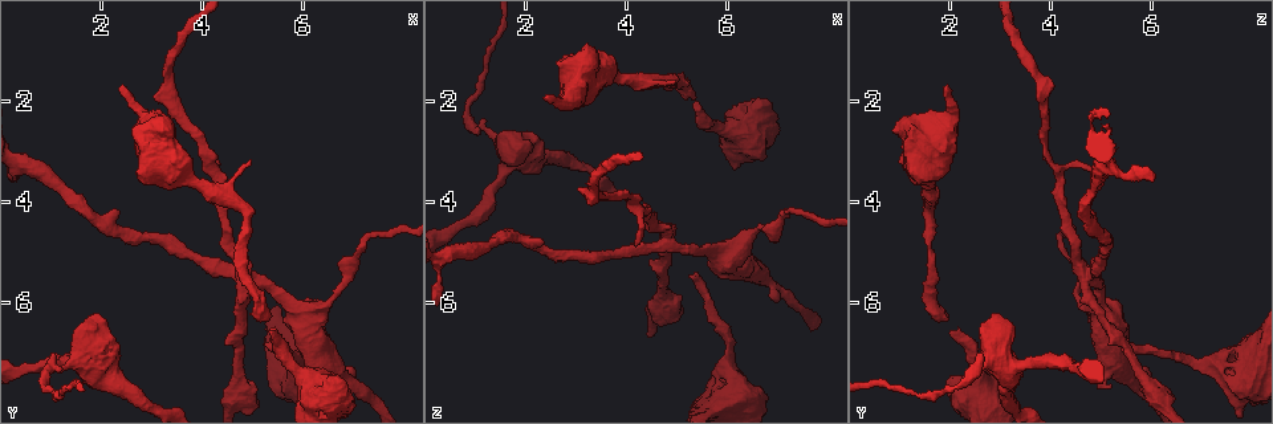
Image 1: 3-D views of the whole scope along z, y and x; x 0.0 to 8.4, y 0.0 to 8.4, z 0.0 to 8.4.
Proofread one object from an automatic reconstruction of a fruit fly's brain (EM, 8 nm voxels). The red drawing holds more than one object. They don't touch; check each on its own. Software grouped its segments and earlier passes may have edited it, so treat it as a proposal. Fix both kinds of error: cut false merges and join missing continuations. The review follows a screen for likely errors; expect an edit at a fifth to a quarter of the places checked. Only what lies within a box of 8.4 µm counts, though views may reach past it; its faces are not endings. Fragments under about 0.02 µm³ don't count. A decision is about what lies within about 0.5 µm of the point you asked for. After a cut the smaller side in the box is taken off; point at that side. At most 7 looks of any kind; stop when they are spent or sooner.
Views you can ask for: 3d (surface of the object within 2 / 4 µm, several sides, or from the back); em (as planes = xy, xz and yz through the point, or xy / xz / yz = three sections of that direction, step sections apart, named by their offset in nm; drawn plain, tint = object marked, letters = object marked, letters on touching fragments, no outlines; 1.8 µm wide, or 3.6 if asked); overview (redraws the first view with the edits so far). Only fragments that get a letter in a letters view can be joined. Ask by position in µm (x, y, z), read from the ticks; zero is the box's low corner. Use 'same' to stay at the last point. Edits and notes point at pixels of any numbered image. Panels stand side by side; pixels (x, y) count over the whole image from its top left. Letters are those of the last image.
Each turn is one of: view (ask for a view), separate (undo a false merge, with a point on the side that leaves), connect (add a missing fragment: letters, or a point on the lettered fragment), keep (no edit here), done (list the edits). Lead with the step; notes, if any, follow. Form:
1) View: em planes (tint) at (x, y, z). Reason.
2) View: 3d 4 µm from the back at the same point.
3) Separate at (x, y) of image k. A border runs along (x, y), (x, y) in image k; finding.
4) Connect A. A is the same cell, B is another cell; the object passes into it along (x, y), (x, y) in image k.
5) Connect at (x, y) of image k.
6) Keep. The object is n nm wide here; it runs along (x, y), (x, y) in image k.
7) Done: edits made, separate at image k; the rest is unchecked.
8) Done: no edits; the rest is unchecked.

View: 3d 4 µm at (4.90, 5.45, 4.85). Sharp bend.

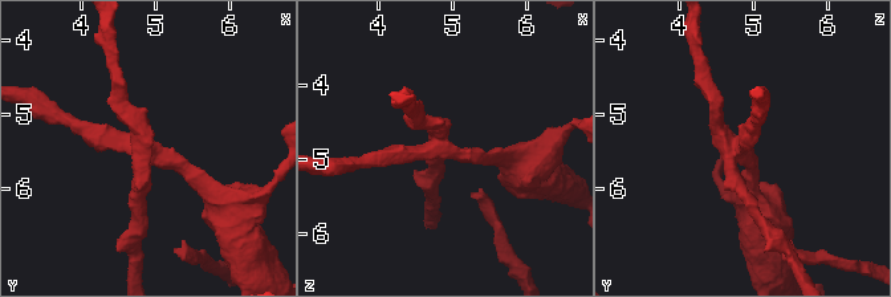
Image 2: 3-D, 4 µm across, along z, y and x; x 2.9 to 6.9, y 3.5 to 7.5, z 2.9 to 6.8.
View: em 3.6 µm xz step 4 (letters) at (4.90, 5.45, 4.80). 4 arms meet here; now the EM.

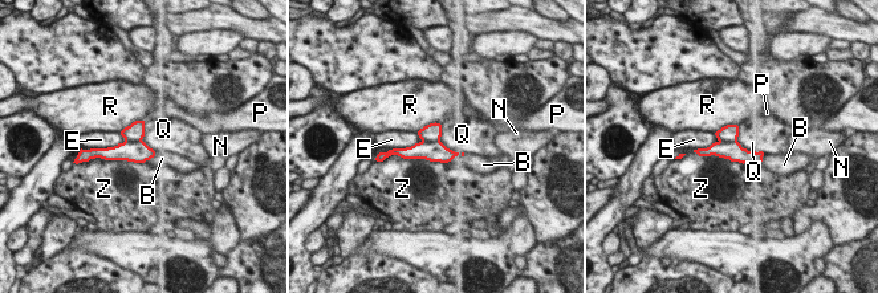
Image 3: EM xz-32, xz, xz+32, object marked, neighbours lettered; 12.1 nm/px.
Separate at (431, 133) of image 3. B, E, N, P, Q, R and Z are other cells; a border runs along (439, 139), (422, 142) in image 3; two neurons meet here.

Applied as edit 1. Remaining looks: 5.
View: 3d 4 µm at (5.40, 6.60, 2.05). An open end.

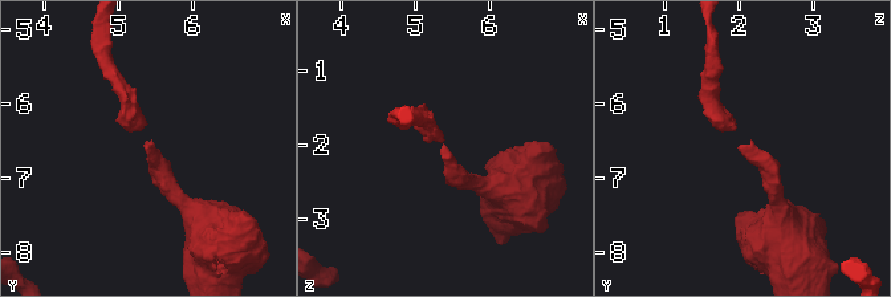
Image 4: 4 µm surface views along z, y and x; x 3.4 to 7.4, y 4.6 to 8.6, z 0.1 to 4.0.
View: em planes (letters) at (5.35, 6.55, 1.95).

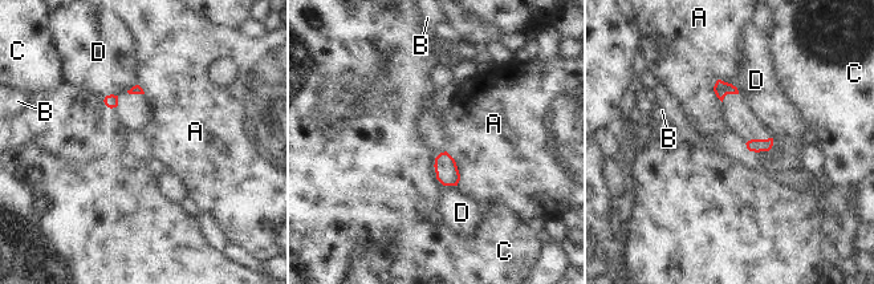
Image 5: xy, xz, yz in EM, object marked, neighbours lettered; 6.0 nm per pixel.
Keep. A, B, C and D are other cells; a border runs along (718, 78), (714, 93), (722, 102) in image 5; none of them fits.

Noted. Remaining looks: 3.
View: em planes (letters) at (2.45, 1.75, 1.95). Free end.

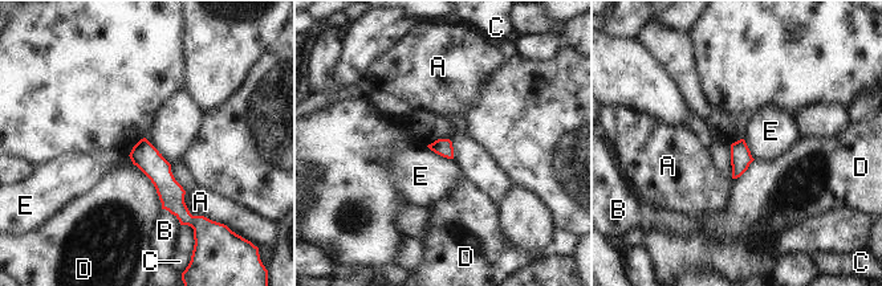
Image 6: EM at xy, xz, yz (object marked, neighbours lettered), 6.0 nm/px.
Keep. A, B, C, D and E are other cells; a border runs along (427, 146), (435, 152), (452, 159) in image 6; no lettered fragment goes on from it.

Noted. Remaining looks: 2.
Done: edits made, separate at image 3; the rest is unchecked.

